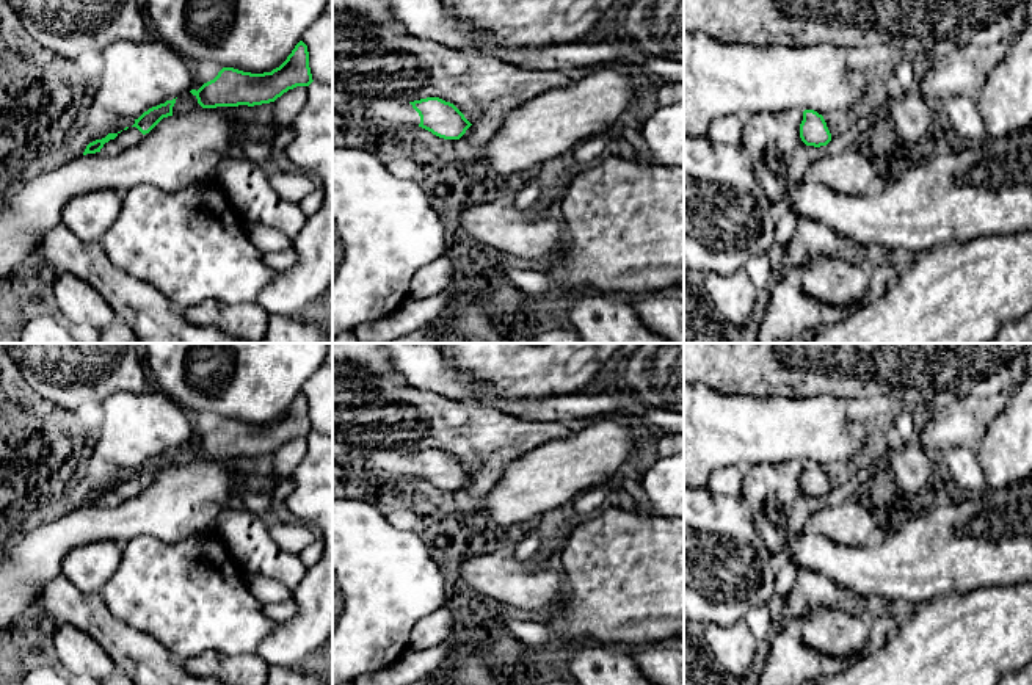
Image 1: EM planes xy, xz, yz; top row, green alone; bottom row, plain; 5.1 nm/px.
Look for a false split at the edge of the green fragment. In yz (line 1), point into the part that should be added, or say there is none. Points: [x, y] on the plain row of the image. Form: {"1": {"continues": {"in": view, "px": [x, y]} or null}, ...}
{"1": {"continues": null}}

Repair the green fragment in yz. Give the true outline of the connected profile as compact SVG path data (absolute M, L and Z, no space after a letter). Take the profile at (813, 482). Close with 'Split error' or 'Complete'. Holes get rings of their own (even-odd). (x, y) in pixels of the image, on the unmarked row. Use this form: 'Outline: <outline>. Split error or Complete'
Outline: M805 461L800 475L800 489L806 497L827 497L831 492L831 484L823 467L814 461Z. Complete

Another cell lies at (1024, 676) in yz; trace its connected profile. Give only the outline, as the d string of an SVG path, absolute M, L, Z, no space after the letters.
M1032 665L1004 676L997 685L1032 685Z

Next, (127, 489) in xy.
M129 478L127 481L122 481L114 489L121 500L129 500L136 497L143 489L143 484L136 478Z

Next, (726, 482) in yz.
M723 467L715 470L706 483L706 487L717 495L740 497L743 470L743 467Z

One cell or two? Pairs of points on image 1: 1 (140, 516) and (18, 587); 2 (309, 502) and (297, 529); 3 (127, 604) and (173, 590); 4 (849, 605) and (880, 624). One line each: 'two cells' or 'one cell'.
1: one cell
2: two cells
3: one cell
4: two cells

